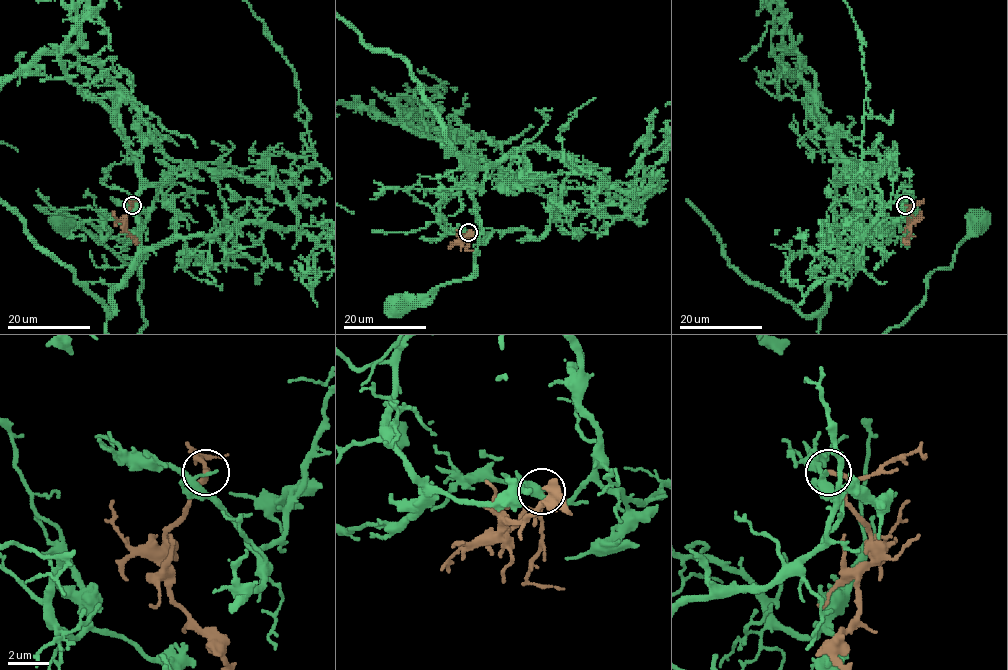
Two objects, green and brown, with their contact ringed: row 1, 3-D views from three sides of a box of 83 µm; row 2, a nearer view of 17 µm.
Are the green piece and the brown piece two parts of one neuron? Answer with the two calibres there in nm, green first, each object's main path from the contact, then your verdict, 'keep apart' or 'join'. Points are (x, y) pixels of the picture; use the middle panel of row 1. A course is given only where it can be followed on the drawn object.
200 nm thick on the green side, 200 nm on the other; green runs (468, 231), (480, 220), (475, 169), (442, 145), (464, 171), (480, 219), (474, 272), (393, 306); brown runs (468, 231), (461, 241), (468, 234), (474, 237); keep apart

